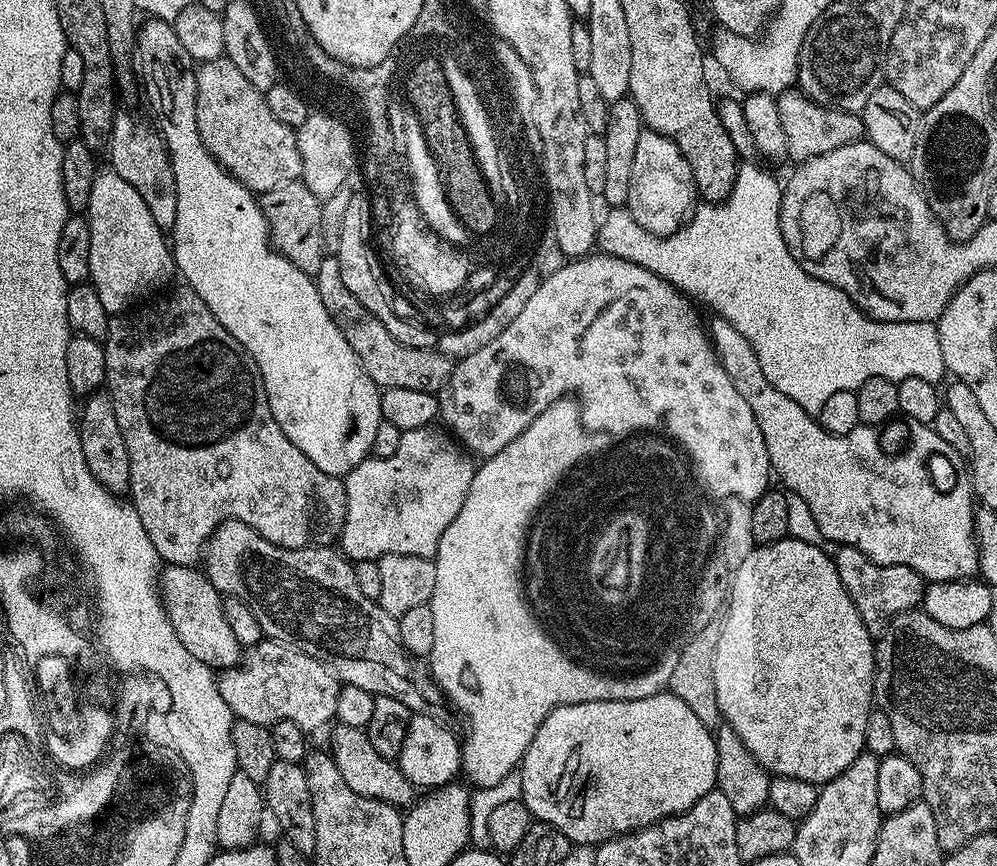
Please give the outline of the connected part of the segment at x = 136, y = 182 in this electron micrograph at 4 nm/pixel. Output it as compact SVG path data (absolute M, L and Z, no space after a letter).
M117 111L106 153L112 159L111 171L126 178L126 182L130 182L130 186L142 194L142 202L146 202L150 214L154 214L154 222L158 222L162 229L171 230L178 214L178 190L174 186L174 170L168 160L163 135L155 127L152 128L147 128L132 112Z

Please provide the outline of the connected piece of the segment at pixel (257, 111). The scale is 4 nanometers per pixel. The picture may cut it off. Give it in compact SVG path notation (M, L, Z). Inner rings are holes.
M226 58L203 61L196 68L196 125L198 134L212 157L253 194L263 194L274 190L274 186L301 179L302 154L298 154L296 129L274 118L270 106L266 106L264 93L250 86L242 70L238 70L238 66L234 66L234 62Z

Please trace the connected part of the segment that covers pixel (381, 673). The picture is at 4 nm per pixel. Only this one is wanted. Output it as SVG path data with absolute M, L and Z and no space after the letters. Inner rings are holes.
M226 520L223 524L218 525L212 537L208 539L208 547L204 549L202 557L202 568L209 582L211 582L220 593L224 596L242 598L251 606L254 610L254 618L258 618L258 626L262 626L262 630L267 639L289 644L298 650L302 650L306 654L310 654L314 659L320 660L323 664L327 664L328 667L340 677L344 684L362 686L362 690L372 693L375 697L389 696L390 698L398 698L398 702L403 702L407 708L417 716L429 716L435 720L443 721L445 719L444 715L450 712L444 691L439 688L435 678L432 677L431 667L429 667L421 657L409 656L408 651L402 646L402 638L398 634L398 626L396 625L397 617L386 614L386 610L382 610L377 601L366 598L366 594L362 594L362 589L358 587L358 578L354 578L353 565L349 563L335 547L313 546L310 548L283 548L274 542L270 542L266 538L262 538L262 534L258 534L250 526L246 526L246 522Z

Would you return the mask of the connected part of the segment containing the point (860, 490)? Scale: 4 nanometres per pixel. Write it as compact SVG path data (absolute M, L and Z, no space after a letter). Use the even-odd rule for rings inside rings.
M719 318L713 320L713 324L710 324L710 335L712 338L712 342L716 345L716 352L718 355L720 355L720 361L722 362L722 366L726 370L726 374L730 374L730 378L734 382L734 386L738 386L740 388L742 398L746 398L746 402L750 406L750 411L754 413L754 422L758 422L758 430L762 430L762 442L766 442L766 450L768 451L768 457L770 458L770 462L772 463L773 473L775 473L777 477L780 475L781 482L785 484L785 486L783 485L783 487L787 489L787 491L791 493L791 495L797 496L798 498L802 498L806 502L806 506L810 506L810 514L814 514L814 522L818 522L818 530L822 530L822 534L824 535L825 541L832 543L833 540L833 545L836 546L842 544L845 544L846 546L854 546L858 550L862 550L862 554L866 554L866 558L870 558L871 560L873 560L875 564L893 564L894 566L910 566L911 568L913 568L913 570L915 570L915 572L917 572L917 574L919 574L919 576L923 576L925 581L928 582L934 580L967 580L977 575L980 563L978 562L978 550L976 549L976 529L972 527L972 518L974 515L974 493L972 491L972 473L970 471L969 461L965 459L965 457L960 456L958 454L958 450L954 450L954 446L946 446L946 442L942 442L942 438L938 438L938 434L936 433L936 431L934 431L927 424L911 425L910 430L912 430L912 441L909 442L908 449L906 449L905 452L901 454L901 456L887 456L887 454L884 453L884 448L882 445L880 445L880 436L878 433L876 433L879 431L877 431L877 429L872 426L861 426L855 428L854 430L850 430L850 434L842 434L841 436L839 436L838 434L830 434L823 428L823 426L821 426L819 419L817 419L817 417L813 415L813 413L807 412L806 409L804 409L803 404L794 402L786 394L782 394L782 390L774 390L774 386L770 386L770 381L767 380L765 372L762 371L762 366L758 366L756 364L756 355L754 354L754 350L750 346L750 342L746 342L746 338L742 338L742 334L738 334L738 330L734 330L734 326L731 322ZM939 456L944 456L944 462L949 472L952 473L950 482L946 483L944 488L939 488L939 486L936 485L936 480L934 477L932 477L931 470L928 469L928 463L930 463L931 460L938 459Z

